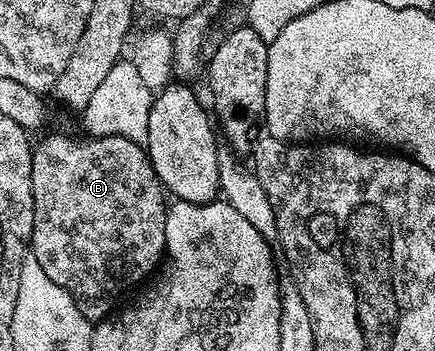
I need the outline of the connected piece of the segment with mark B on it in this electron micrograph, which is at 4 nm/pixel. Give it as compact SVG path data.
M46 136L35 143L32 148L32 202L34 203L34 221L30 235L29 251L40 262L40 267L56 286L68 290L68 294L76 302L80 314L92 322L107 319L115 311L114 303L121 298L122 292L129 290L133 284L138 284L154 267L161 265L166 251L166 210L168 207L168 193L162 186L161 178L150 161L150 153L141 143L130 141L118 136L96 136L86 140L72 140L68 136Z

